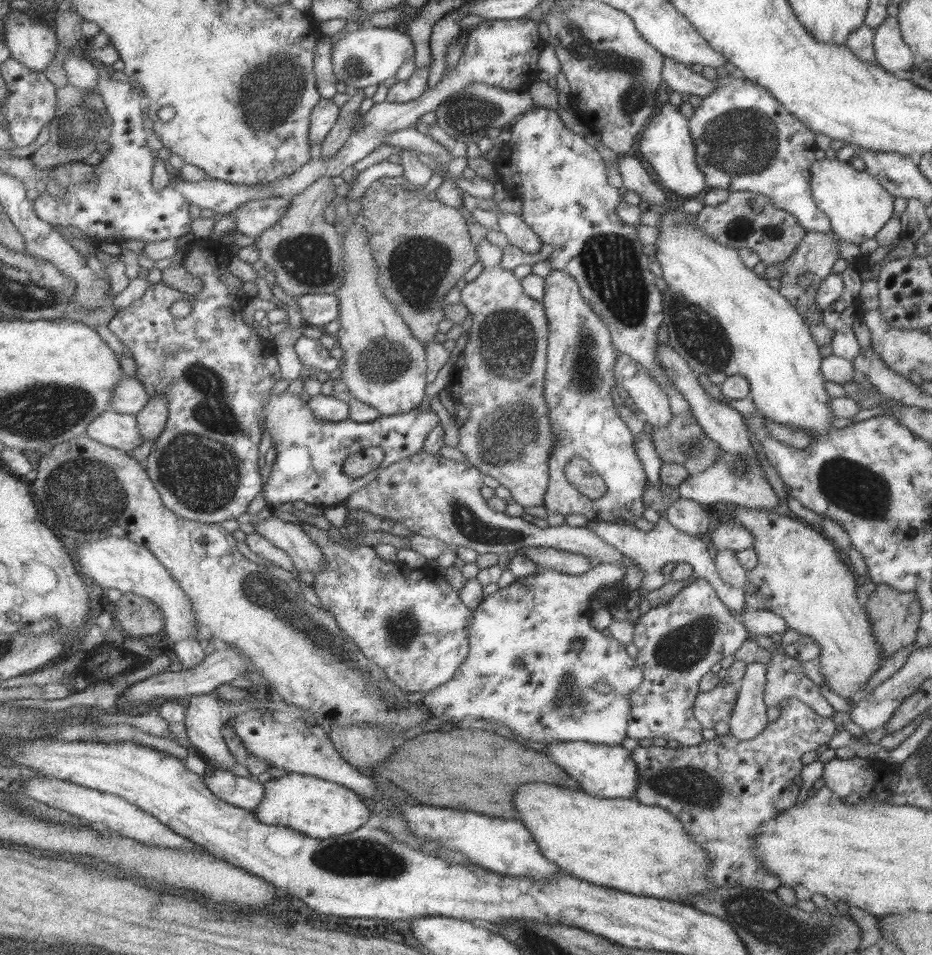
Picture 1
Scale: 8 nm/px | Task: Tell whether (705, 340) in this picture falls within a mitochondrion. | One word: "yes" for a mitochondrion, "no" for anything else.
yes

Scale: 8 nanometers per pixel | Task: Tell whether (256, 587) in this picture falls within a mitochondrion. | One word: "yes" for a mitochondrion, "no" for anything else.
yes

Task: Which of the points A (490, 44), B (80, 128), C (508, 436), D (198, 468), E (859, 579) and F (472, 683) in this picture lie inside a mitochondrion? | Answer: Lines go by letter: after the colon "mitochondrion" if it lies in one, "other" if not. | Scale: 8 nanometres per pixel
A: other
B: mitochondrion
C: mitochondrion
D: mitochondrion
E: other
F: other

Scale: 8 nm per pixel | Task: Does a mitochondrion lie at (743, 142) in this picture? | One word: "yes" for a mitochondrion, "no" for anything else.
yes

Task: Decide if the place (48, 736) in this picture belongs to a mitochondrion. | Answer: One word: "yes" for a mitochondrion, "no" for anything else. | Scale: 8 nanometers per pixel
no

